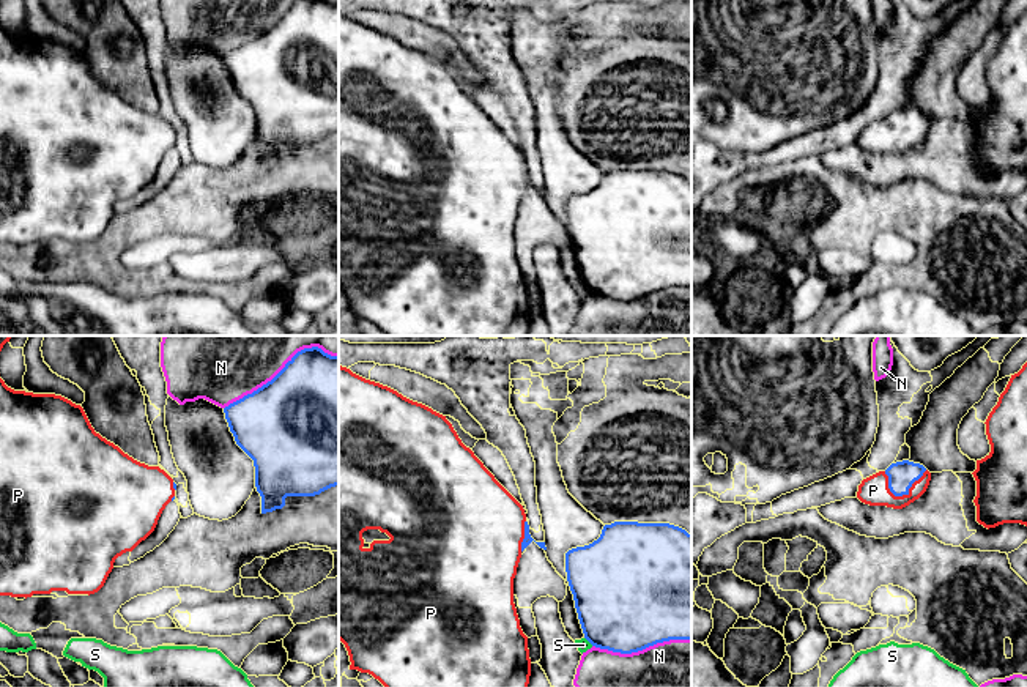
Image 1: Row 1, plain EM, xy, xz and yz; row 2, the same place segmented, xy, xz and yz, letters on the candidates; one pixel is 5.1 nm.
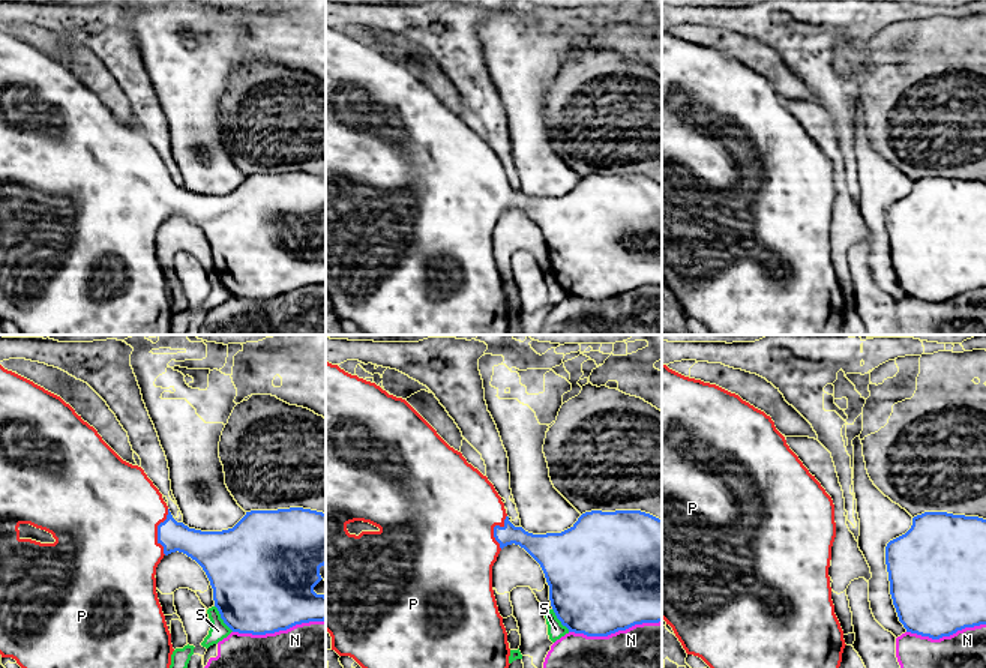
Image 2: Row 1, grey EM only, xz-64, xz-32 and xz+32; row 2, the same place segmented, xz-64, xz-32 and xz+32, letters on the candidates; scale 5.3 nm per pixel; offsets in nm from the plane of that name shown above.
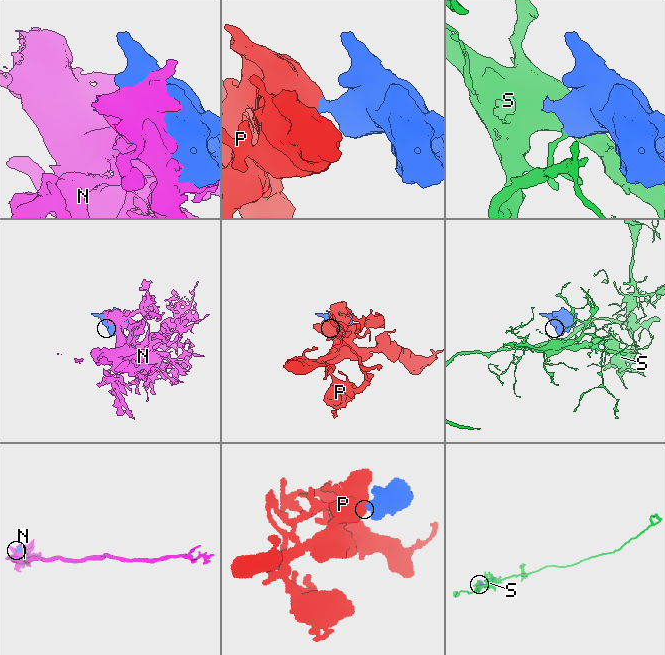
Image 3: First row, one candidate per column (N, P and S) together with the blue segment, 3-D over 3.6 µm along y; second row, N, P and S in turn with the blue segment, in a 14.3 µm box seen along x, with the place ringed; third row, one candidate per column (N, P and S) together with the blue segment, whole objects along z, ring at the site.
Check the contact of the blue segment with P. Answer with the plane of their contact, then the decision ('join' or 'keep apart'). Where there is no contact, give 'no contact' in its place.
contact in yz; join

